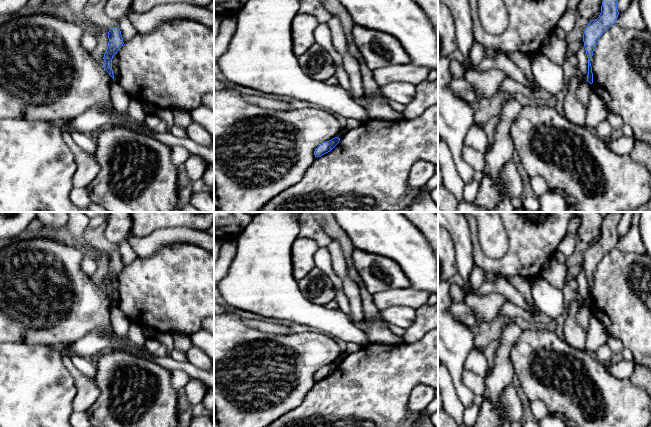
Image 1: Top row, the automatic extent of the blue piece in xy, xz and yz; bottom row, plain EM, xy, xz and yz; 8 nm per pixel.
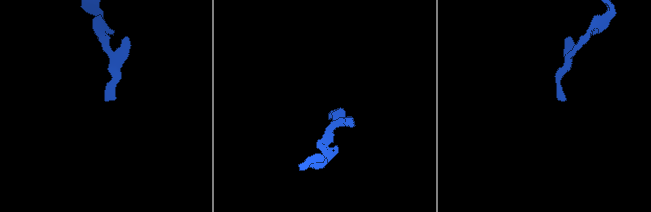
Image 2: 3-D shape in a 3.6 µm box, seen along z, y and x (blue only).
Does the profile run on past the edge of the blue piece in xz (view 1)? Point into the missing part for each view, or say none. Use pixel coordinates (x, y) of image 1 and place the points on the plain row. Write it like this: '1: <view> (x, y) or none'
1: none

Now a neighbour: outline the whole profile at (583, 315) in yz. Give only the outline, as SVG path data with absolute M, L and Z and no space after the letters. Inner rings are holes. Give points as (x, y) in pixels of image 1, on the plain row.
M587 304L584 305L576 314L576 321L586 330L589 326L591 314L592 308L590 308Z

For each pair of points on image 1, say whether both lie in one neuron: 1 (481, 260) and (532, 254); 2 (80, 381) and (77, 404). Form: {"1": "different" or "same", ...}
{"1": "same", "2": "same"}

